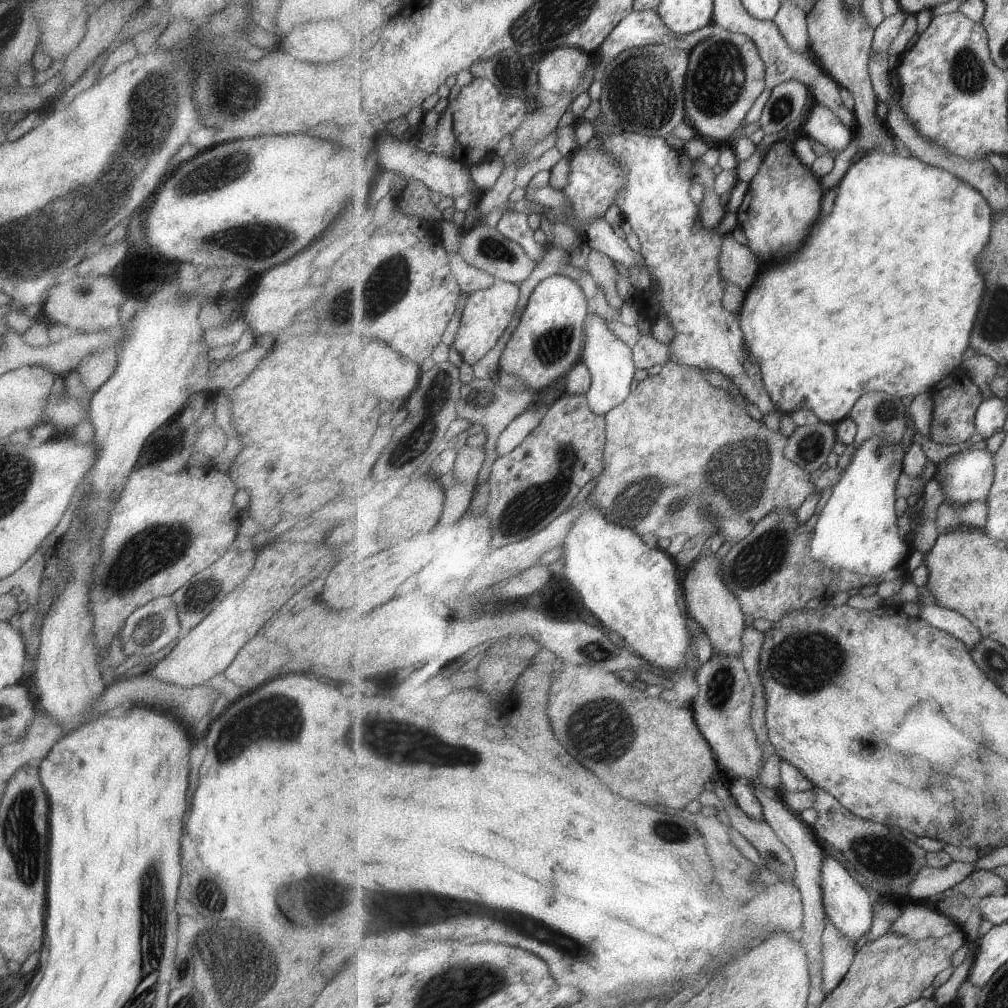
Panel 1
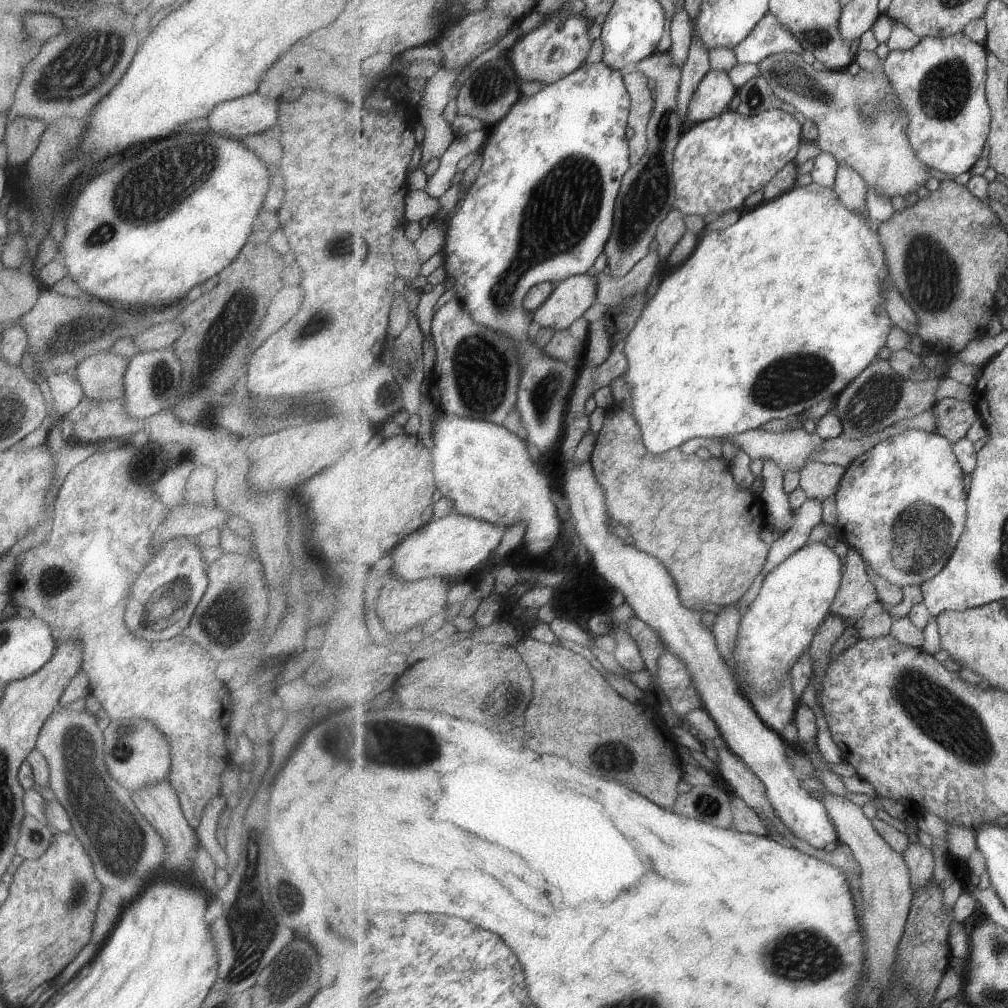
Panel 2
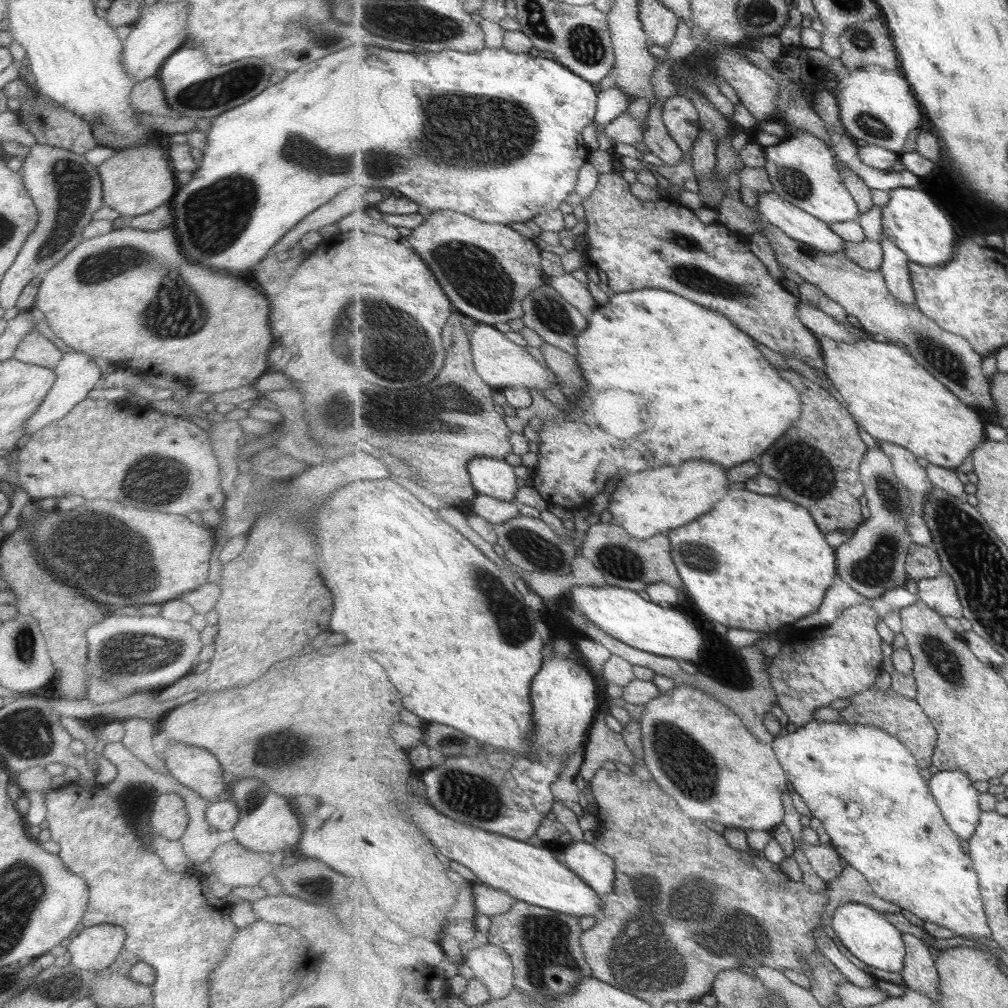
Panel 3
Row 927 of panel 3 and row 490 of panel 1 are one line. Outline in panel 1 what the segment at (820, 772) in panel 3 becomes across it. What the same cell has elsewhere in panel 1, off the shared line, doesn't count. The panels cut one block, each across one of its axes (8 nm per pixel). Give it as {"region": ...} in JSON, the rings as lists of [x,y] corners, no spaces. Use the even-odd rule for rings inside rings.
{"region":[[[987,449],[960,451],[947,457],[936,466],[935,475],[941,478],[941,486],[945,490],[945,500],[955,506],[963,508],[973,504],[975,500],[986,500],[992,491],[993,483],[996,482],[996,458]]]}

